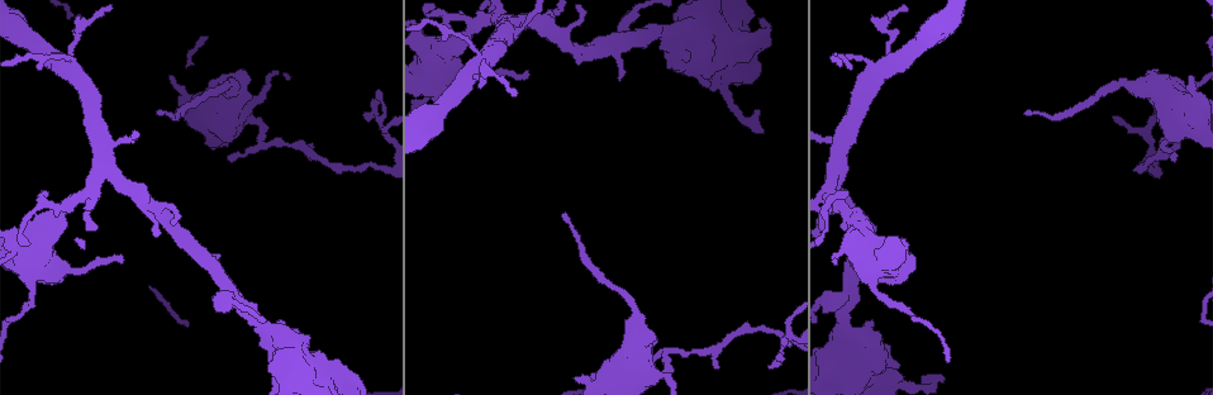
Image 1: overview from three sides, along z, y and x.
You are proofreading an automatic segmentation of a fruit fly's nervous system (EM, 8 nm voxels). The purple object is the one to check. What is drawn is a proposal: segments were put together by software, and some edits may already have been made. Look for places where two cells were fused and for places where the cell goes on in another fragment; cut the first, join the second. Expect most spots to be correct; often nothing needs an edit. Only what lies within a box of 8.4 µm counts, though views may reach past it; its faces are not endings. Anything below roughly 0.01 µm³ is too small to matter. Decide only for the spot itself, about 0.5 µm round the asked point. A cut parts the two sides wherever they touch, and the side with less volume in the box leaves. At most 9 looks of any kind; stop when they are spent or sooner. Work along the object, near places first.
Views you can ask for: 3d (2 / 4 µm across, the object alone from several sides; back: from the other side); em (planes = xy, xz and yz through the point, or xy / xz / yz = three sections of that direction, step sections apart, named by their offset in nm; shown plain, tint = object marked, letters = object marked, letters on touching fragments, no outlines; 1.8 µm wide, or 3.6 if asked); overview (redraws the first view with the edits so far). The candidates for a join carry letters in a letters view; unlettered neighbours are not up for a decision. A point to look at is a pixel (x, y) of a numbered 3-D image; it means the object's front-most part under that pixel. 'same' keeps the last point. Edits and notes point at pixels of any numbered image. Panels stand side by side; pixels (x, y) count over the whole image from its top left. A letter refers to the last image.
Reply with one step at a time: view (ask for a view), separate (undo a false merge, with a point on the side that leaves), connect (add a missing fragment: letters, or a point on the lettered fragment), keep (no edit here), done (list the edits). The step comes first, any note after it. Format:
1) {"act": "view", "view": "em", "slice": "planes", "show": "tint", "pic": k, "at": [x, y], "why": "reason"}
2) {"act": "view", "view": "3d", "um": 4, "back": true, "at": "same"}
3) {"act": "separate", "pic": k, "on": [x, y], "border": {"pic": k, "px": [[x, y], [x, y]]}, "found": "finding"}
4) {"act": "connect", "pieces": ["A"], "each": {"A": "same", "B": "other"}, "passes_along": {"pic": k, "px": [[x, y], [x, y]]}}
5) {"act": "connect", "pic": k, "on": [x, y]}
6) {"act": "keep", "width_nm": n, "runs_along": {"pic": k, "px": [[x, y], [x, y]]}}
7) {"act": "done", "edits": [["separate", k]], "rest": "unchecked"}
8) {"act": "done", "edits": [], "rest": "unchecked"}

{"act": "view", "view": "3d", "um": 2, "pic": 1, "at": [30, 235], "why": "looks like a crossing"}

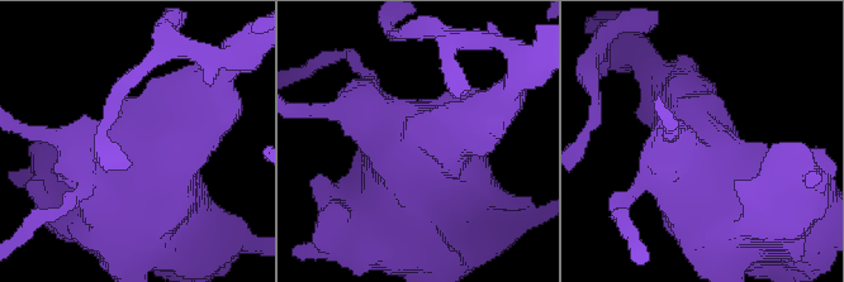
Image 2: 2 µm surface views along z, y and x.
{"act": "view", "view": "em", "slice": "planes", "show": "tint", "pic": 2, "at": [421, 136], "why": "now the EM"}

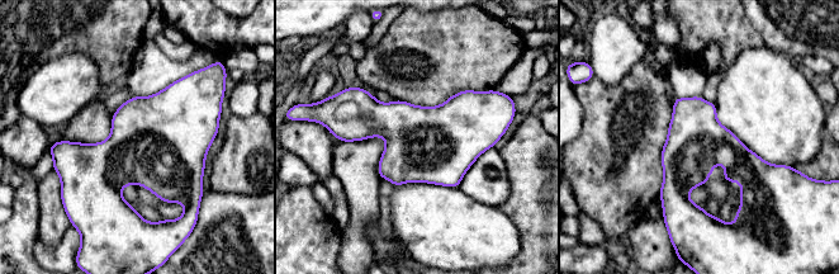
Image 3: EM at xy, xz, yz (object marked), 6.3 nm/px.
{"act": "view", "view": "em", "slice": "planes", "show": "letters", "at": "same", "why": "what lies round it"}

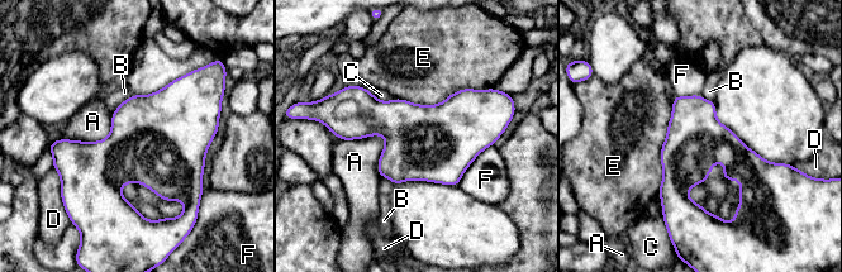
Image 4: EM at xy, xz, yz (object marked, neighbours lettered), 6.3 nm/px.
{"act": "keep", "width_nm": 380, "longest_contact_nm": ["E", 600], "each": {"A": "other", "B": "other", "C": "other", "D": "other", "E": "other", "F": "other"}, "found": "one cell here"}

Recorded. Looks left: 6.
{"act": "view", "view": "3d", "um": 4, "pic": 1, "at": [719, 43], "why": "abrupt turn"}

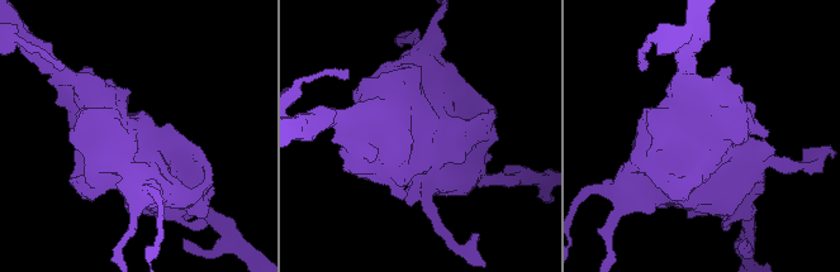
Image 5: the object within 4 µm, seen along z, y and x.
{"act": "view", "view": "em", "um": 3.6, "slice": "xy", "step": 4, "show": "letters", "pic": 5, "at": [424, 138], "why": "shape alone is not enough"}

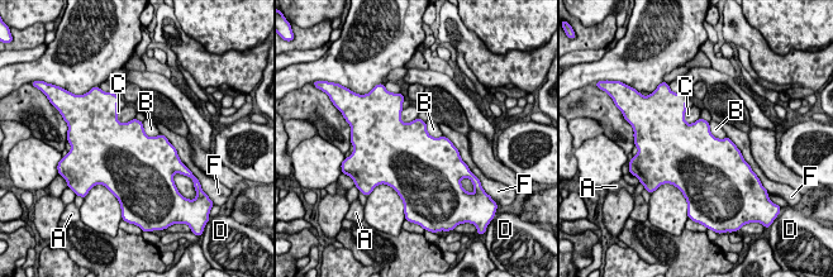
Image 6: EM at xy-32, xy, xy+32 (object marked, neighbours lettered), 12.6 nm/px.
{"act": "keep", "width_nm": 650, "each": {"A": "other", "B": "other", "C": "other", "D": "other", "F": "other"}, "border": {"pic": 6, "px": [[142, 122], [148, 135], [158, 134]]}, "found": "one cell here"}

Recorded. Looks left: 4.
{"act": "view", "view": "em", "slice": "planes", "show": "tint", "pic": 1, "at": [851, 293], "why": "branch point"}

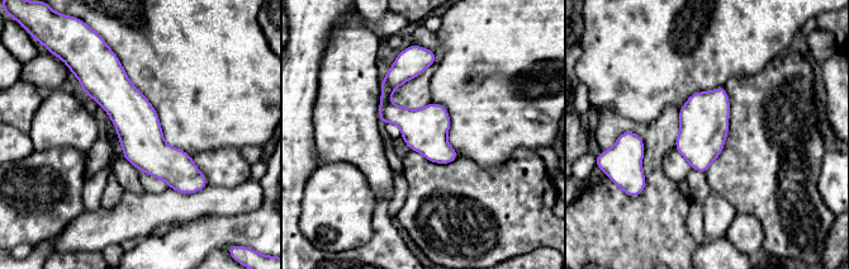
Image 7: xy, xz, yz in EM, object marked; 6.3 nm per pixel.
{"act": "view", "view": "em", "slice": "planes", "show": "letters", "at": "same", "why": "what lies round it"}

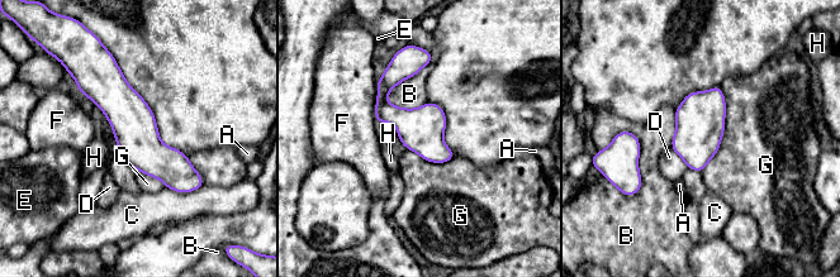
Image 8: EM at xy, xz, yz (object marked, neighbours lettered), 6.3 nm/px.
{"act": "keep", "each": {"A": "other", "B": "other", "C": "other", "D": "other", "E": "other", "F": "other", "G": "other", "H": "other"}, "runs_along": {"pic": 8, "px": [[109, 66], [134, 130], [191, 187]]}, "found": "continuous, no second cell"}

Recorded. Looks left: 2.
{"act": "view", "view": "em", "slice": "planes", "show": "letters", "pic": 1, "at": [886, 69], "why": "four or more arms meet"}

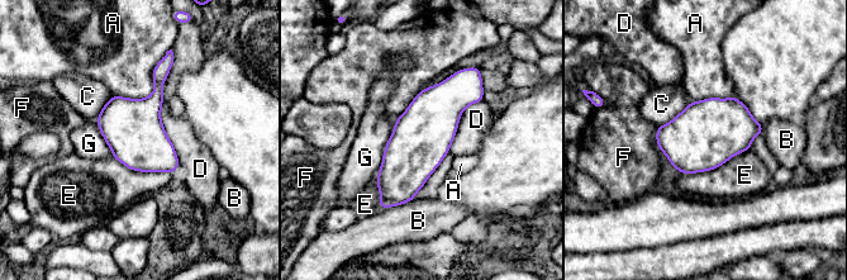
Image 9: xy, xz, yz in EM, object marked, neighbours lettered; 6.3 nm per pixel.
{"act": "keep", "longest_contact_nm": ["D", 700], "each": {"A": "other", "B": "other", "C": "other", "D": "other", "E": "other", "F": "other", "G": "other"}, "border": {"pic": 9, "px": [[396, 118], [377, 170]]}, "found": "continuous, no second cell"}

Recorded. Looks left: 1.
{"act": "done", "edits": [], "rest": "unchecked"}

